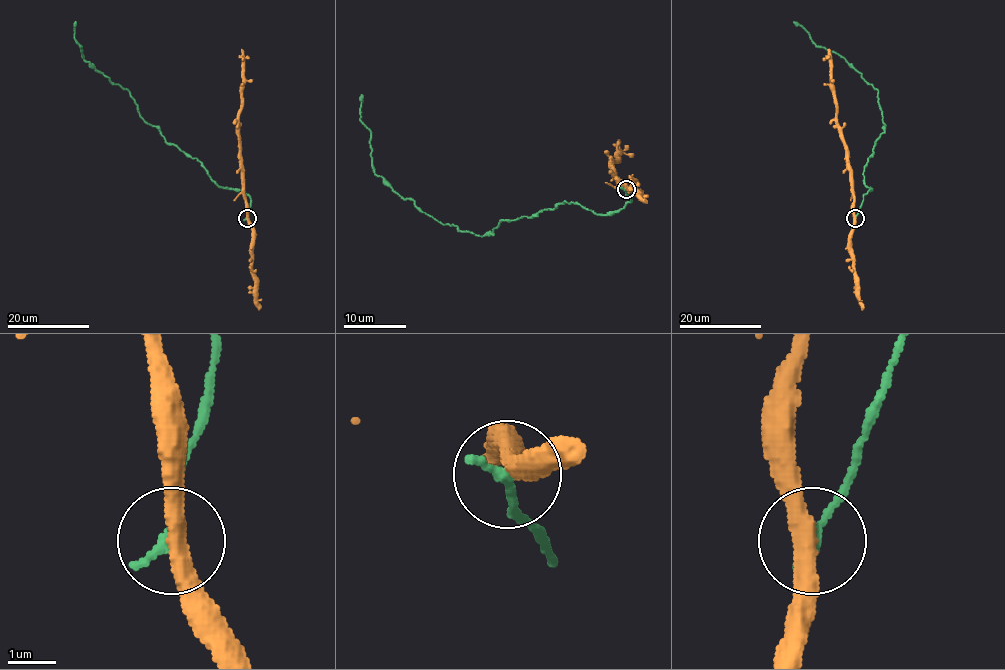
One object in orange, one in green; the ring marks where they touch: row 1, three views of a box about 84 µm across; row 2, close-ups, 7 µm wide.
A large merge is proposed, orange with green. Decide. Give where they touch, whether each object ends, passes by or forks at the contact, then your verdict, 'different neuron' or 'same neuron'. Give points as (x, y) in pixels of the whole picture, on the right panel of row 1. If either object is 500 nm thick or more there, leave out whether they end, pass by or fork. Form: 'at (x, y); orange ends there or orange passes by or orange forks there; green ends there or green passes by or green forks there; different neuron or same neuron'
at (855, 218); orange passes by; green ends there; different neuron

